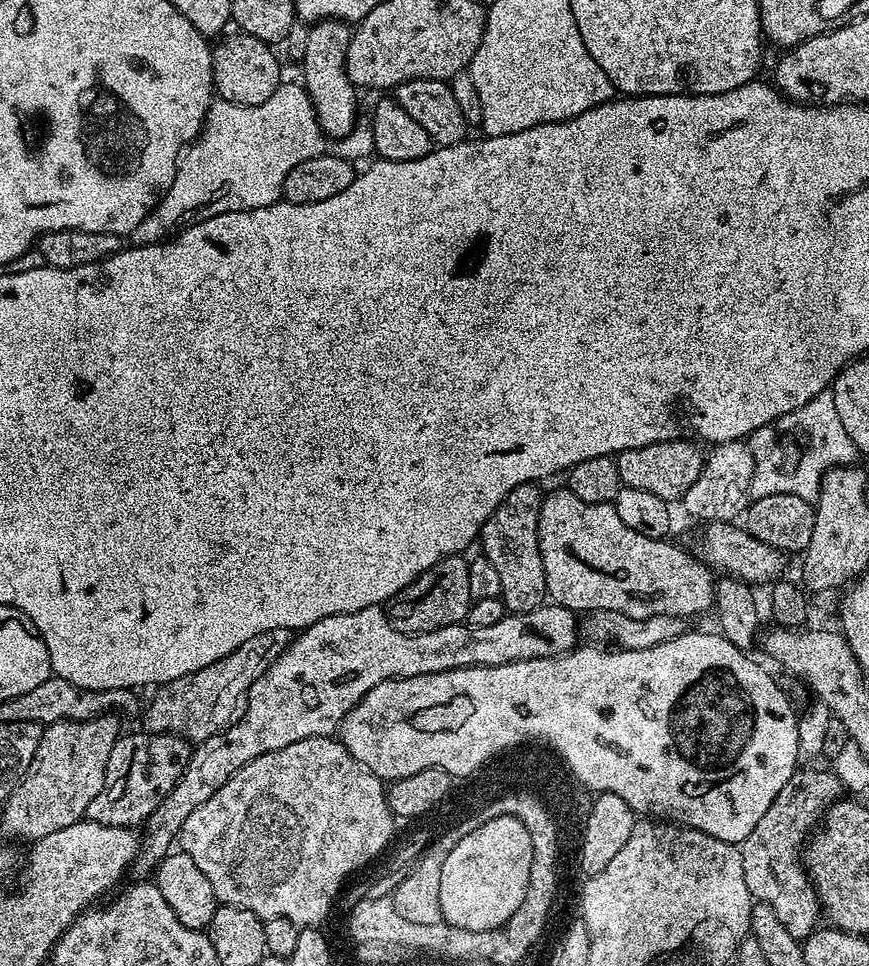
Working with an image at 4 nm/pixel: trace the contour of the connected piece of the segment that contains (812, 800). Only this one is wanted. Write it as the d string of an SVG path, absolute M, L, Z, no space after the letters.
M801 767L790 782L778 790L778 798L770 802L770 810L762 814L758 826L754 826L754 830L750 830L747 838L738 845L742 874L746 874L746 886L753 901L770 906L770 910L778 914L778 922L782 922L782 926L786 926L788 933L798 941L816 931L822 916L816 889L802 863L802 845L828 805L836 803L841 796L840 780L835 771Z

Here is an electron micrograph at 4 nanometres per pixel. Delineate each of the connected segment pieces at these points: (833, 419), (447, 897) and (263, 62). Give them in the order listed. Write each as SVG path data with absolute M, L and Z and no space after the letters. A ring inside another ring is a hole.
M829 390L815 396L806 406L784 416L774 428L767 433L759 433L756 439L761 445L753 451L755 468L751 478L752 500L780 494L780 488L772 488L772 484L776 484L776 476L780 476L776 468L825 468L829 471L832 467L845 467L844 456L848 456L848 452L844 452L844 440L850 440L850 436L839 421L833 394ZM764 484L768 484L768 488L764 488Z
M513 816L494 818L471 830L454 850L450 850L450 854L446 854L446 862L442 862L442 886L438 886L438 898L443 923L453 924L462 930L494 930L502 927L510 914L522 906L522 898L526 898L531 854L530 830L526 830L526 826L522 826L522 822Z
M241 31L235 35L225 35L215 41L212 50L214 92L219 99L234 102L238 106L258 106L266 102L266 98L270 98L270 94L274 94L274 90L282 83L280 64L272 53L273 49L264 41Z

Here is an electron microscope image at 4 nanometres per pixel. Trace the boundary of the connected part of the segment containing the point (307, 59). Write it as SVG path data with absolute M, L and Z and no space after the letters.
M317 20L311 25L304 40L304 77L302 83L307 90L316 117L325 137L349 136L357 127L356 95L358 89L350 82L344 69L346 50L350 46L353 29L343 20Z

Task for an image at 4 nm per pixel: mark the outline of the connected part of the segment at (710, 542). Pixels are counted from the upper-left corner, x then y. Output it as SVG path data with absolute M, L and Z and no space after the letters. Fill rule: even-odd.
M714 520L703 525L704 528L690 543L690 551L697 560L707 564L713 573L734 576L745 584L759 586L771 585L785 575L789 557L782 550L754 538L747 528L736 522Z

